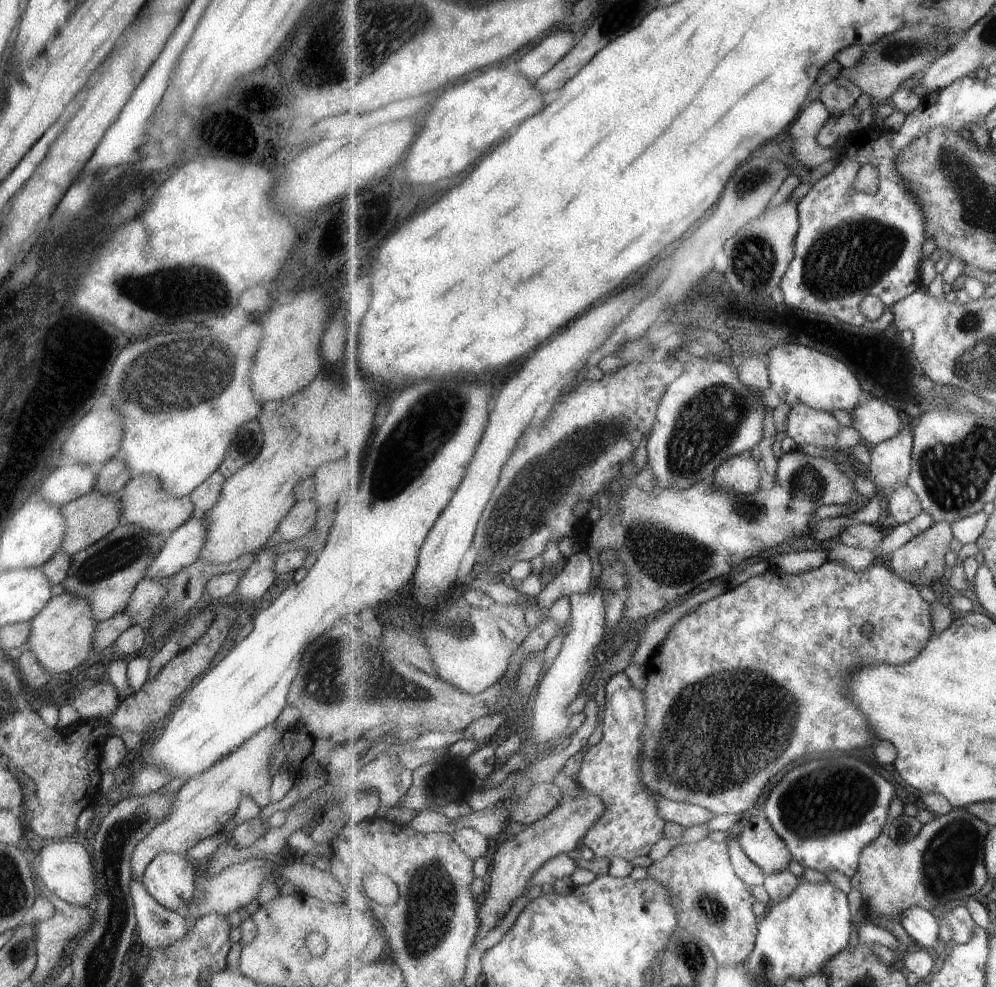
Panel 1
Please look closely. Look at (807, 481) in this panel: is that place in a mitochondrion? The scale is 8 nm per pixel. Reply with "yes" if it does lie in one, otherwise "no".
yes

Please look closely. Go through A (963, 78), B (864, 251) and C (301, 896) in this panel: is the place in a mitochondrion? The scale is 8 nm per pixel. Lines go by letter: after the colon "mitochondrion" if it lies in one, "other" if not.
A: other
B: mitochondrion
C: other

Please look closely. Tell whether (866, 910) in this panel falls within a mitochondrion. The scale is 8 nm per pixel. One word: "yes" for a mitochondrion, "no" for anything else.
no

